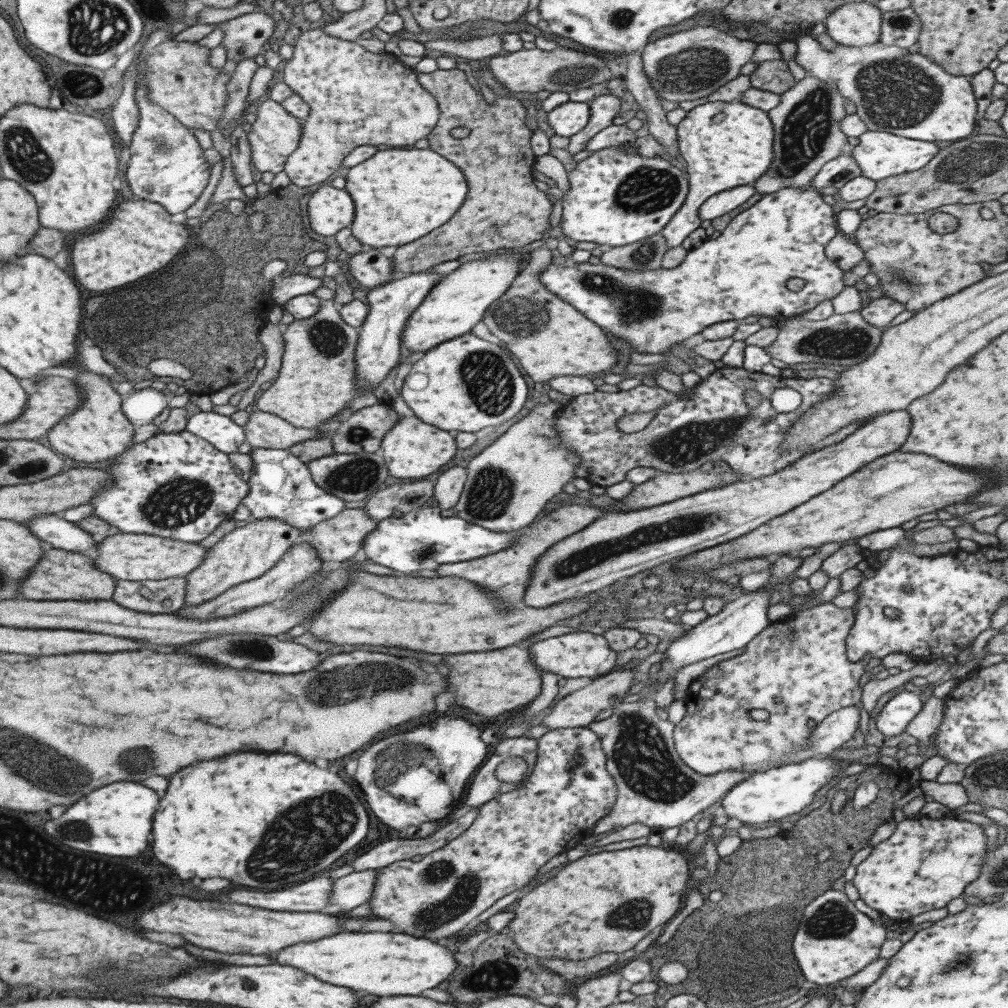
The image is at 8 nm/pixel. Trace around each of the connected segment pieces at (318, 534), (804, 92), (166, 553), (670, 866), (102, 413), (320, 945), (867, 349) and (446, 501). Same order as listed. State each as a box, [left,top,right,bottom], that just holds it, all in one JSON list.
[[306,508,377,561],[753,74,848,195],[92,533,208,580],[506,846,687,960],[48,372,133,464],[271,931,458,996],[764,311,882,367],[432,465,466,510]]

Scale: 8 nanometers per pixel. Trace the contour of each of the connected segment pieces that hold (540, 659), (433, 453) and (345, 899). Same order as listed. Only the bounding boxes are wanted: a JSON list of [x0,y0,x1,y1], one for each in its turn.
[[527,631,616,678],[380,417,456,481],[328,869,378,914]]

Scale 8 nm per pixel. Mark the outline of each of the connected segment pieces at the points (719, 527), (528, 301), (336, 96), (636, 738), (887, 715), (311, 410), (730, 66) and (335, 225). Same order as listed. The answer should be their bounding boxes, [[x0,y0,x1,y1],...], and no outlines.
[[519,409,910,608],[482,244,621,388],[281,28,438,188],[587,698,749,832],[875,691,925,737],[252,300,378,429],[641,27,755,102],[307,185,353,237]]

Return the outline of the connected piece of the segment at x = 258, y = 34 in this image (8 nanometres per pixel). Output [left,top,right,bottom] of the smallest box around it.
[220,11,273,64]

